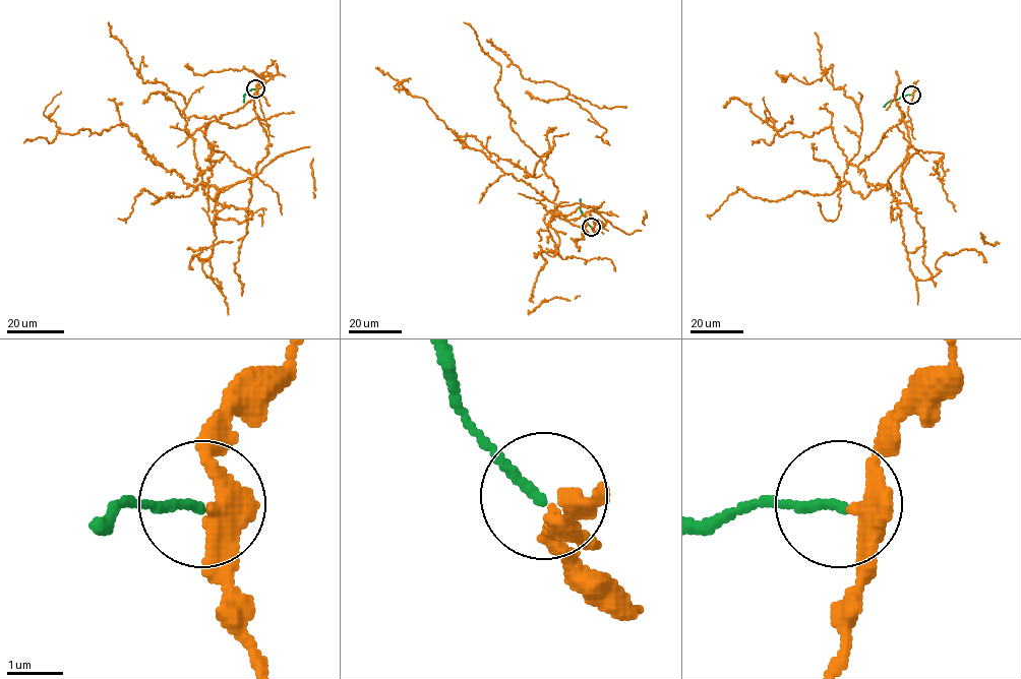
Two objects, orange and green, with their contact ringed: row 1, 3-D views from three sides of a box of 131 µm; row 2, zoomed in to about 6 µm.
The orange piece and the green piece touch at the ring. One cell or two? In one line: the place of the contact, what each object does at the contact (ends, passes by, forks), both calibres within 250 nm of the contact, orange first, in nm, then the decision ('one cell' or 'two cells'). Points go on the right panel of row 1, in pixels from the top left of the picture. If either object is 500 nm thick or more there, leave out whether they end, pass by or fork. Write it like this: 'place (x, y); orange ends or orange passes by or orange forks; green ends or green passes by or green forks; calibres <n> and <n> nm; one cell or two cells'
place (911, 95); orange passes by; green ends; calibres 320 and 150 nm; two cells

